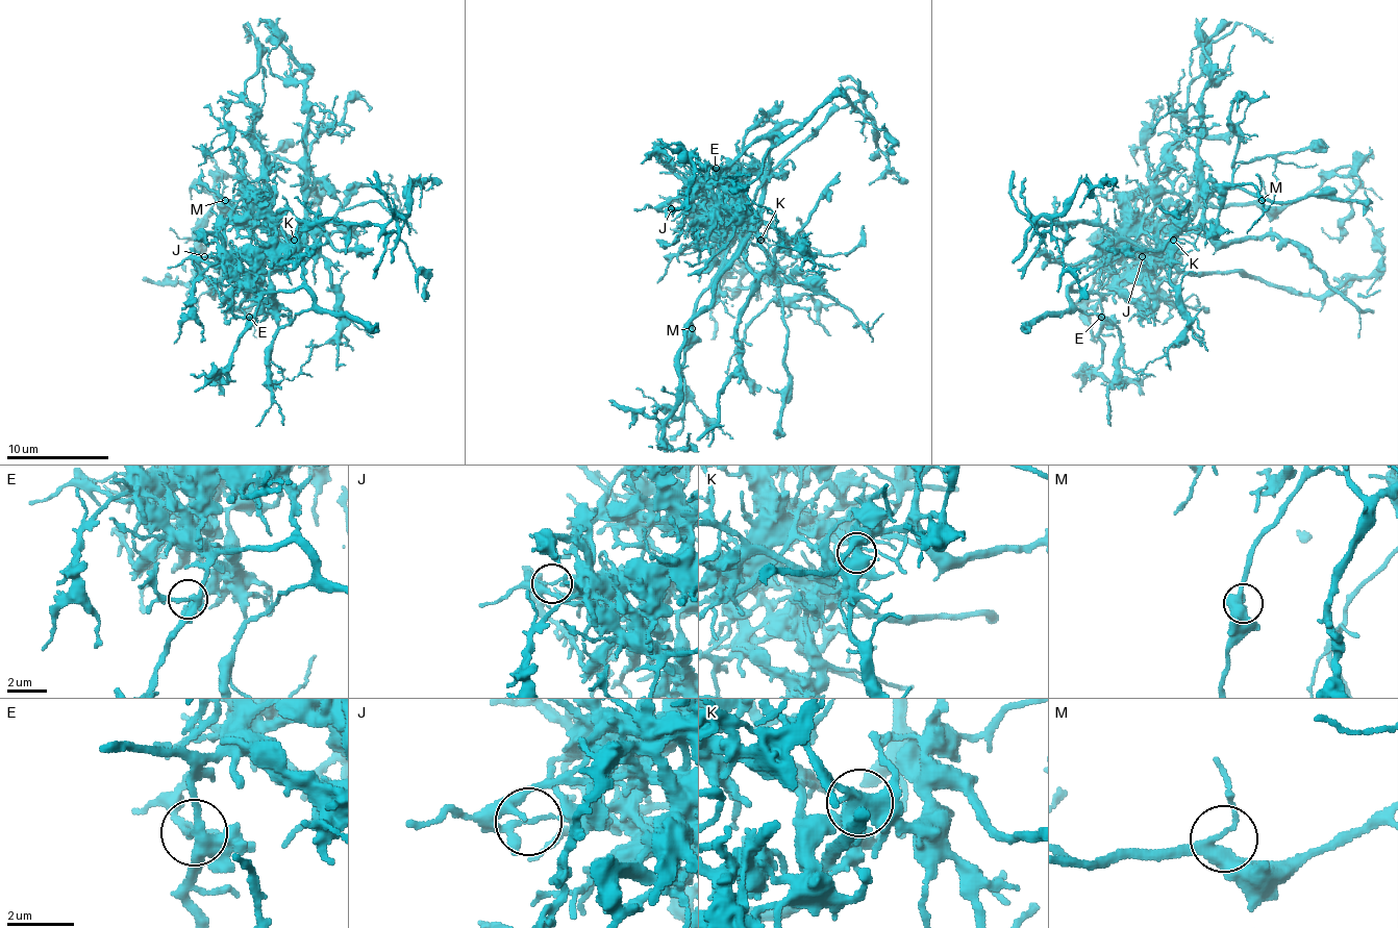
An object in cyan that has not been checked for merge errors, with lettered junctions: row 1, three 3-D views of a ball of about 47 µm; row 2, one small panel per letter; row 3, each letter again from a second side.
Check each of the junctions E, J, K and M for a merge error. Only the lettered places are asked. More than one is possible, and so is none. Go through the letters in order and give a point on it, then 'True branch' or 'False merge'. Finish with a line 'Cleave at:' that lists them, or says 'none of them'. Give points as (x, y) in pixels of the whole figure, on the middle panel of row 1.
E: Place: (716, 168). True branch
J: Place: (671, 208). False merge
K: Place: (760, 240). False merge
M: Place: (692, 328). True branch
Cleave at: J, K

